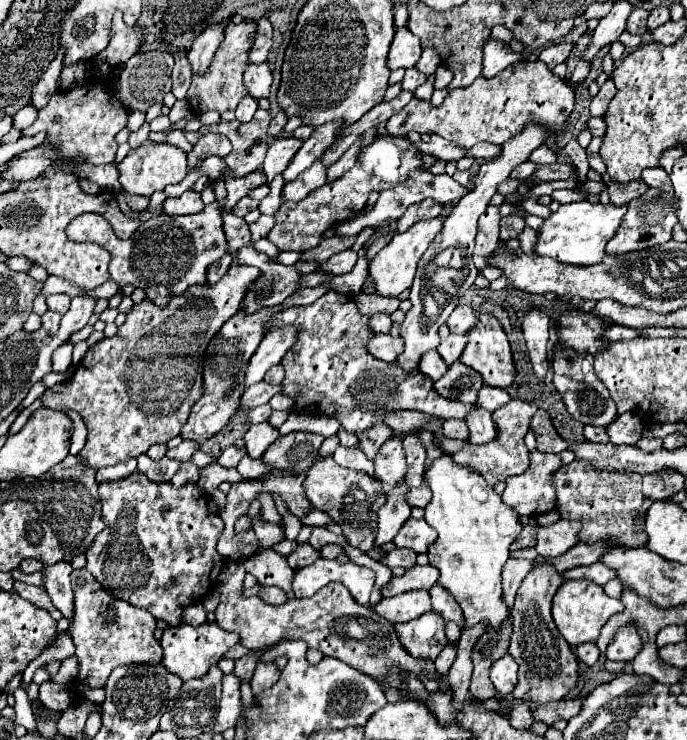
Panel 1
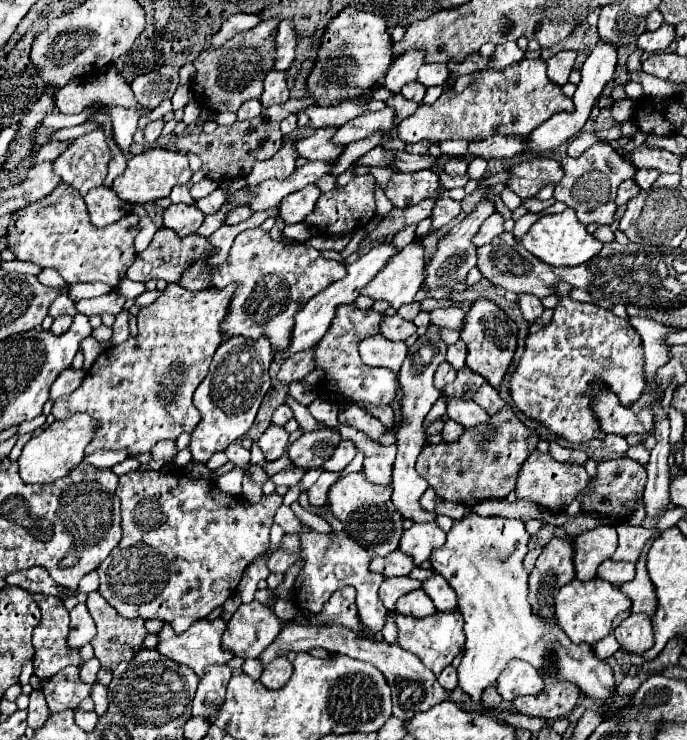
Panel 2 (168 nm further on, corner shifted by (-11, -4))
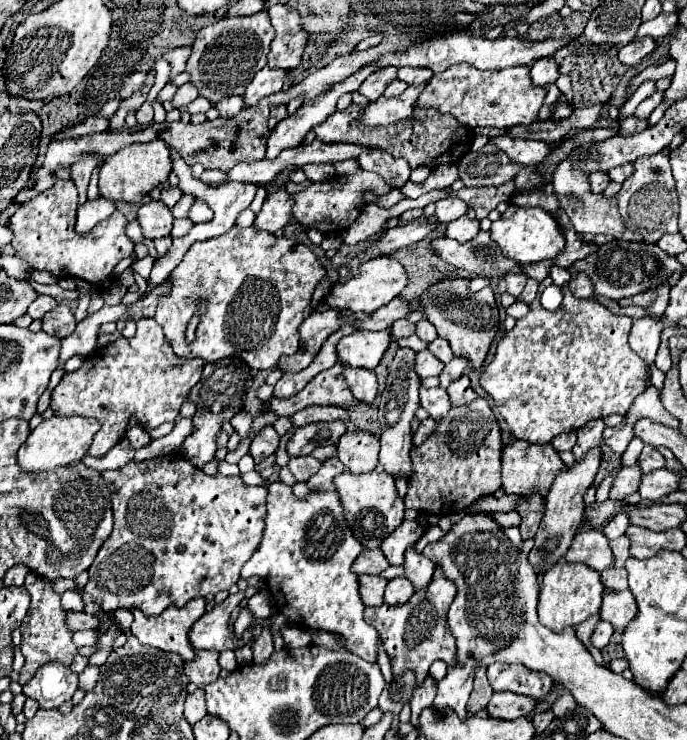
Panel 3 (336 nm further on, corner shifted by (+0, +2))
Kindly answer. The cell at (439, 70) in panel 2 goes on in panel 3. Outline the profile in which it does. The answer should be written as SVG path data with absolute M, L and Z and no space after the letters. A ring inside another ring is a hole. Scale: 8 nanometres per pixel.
M401 67L397 75L397 79L405 81L407 85L425 85L429 77L433 77L433 71L425 67Z

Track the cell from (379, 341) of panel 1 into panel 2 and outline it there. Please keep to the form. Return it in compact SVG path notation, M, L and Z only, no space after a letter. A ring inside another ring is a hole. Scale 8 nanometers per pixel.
M372 335L364 341L360 341L358 351L360 351L360 357L366 365L386 367L386 369L398 373L402 367L402 361L406 359L408 347L402 341L394 343L394 341L384 339L382 335Z

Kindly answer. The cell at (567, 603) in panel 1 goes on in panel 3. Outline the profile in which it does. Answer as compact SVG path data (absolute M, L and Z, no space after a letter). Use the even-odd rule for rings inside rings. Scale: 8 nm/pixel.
M559 561L553 569L549 569L541 581L539 591L539 621L553 631L561 631L565 627L577 627L587 617L599 613L603 601L603 583L601 575L587 565L569 565Z

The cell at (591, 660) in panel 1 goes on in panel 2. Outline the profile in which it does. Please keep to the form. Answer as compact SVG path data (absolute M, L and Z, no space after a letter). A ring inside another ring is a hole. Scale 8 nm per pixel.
M612 633L608 637L604 637L604 639L600 639L600 641L594 643L594 653L602 661L608 661L618 649L620 649L620 643L616 641L616 637Z

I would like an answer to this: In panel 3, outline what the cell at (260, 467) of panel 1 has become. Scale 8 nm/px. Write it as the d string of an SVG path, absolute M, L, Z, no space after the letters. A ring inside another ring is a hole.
M307 455L307 457L291 457L287 467L295 475L297 481L307 481L313 473L317 473L317 469L321 467L321 461L313 459L311 455Z

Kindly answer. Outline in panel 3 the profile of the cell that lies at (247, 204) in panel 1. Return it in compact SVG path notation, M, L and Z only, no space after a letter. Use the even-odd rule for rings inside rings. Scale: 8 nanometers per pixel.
M195 201L195 205L189 211L189 219L193 223L205 223L213 219L213 209L209 209L209 205L205 205L205 201Z

